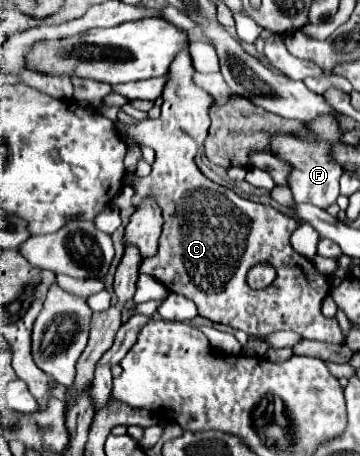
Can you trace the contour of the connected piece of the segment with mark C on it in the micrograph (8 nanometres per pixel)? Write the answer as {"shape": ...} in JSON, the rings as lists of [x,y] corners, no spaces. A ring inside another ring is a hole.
{"shape":[[[183,51],[173,61],[173,67],[169,69],[169,83],[163,91],[163,105],[161,105],[161,117],[157,121],[141,121],[139,125],[133,125],[127,129],[127,135],[137,139],[141,145],[149,145],[155,149],[155,163],[153,171],[147,177],[133,177],[128,174],[124,179],[124,186],[135,189],[133,205],[139,205],[145,197],[155,197],[155,201],[163,209],[163,233],[159,237],[158,252],[155,256],[146,258],[141,263],[141,273],[147,273],[155,279],[159,279],[167,289],[173,293],[185,295],[191,299],[199,315],[213,321],[231,325],[235,329],[243,329],[249,335],[247,345],[243,345],[243,355],[257,355],[263,357],[269,351],[269,343],[265,341],[267,335],[283,329],[291,329],[303,339],[315,339],[325,343],[343,343],[343,333],[337,325],[337,319],[327,319],[321,313],[321,303],[331,291],[331,279],[329,275],[317,271],[313,261],[295,261],[295,249],[291,247],[289,237],[299,227],[297,217],[283,215],[281,211],[273,209],[271,205],[261,205],[247,201],[239,197],[235,191],[217,185],[209,181],[199,167],[195,165],[195,155],[201,149],[207,129],[209,129],[209,103],[213,103],[213,97],[201,91],[193,81],[193,65],[189,59],[189,51]],[[259,261],[267,261],[277,269],[277,279],[273,285],[261,291],[253,291],[247,287],[245,275],[249,267],[253,267]]]}

